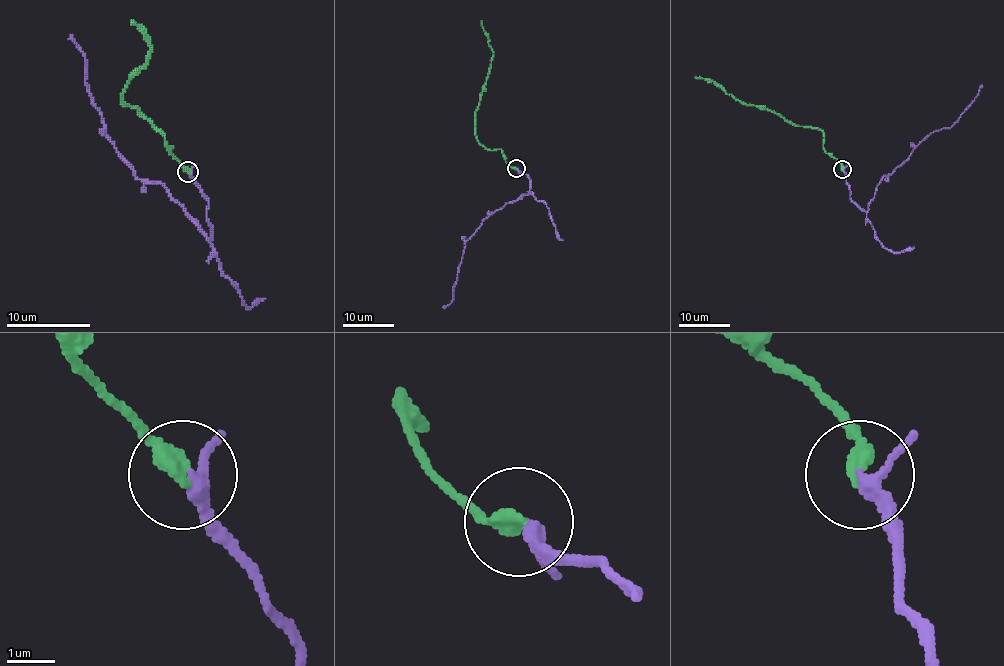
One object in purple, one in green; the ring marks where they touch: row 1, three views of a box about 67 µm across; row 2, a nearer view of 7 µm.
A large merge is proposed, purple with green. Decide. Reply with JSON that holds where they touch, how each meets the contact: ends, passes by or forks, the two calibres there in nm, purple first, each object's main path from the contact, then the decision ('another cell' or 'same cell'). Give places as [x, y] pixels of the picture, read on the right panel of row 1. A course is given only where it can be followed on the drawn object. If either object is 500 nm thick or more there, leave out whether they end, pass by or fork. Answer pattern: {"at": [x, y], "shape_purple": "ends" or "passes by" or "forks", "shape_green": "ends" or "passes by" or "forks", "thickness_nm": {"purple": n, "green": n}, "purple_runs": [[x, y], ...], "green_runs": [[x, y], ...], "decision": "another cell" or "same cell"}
{"at": [842, 169], "shape_purple": "passes by", "shape_green": "ends", "thickness_nm": {"purple": 240, "green": 360}, "purple_runs": [[842, 168], [850, 188], [850, 198], [866, 211], [883, 176], [891, 174], [932, 132], [950, 127], [982, 85]], "green_runs": [[842, 168], [823, 147], [824, 134], [812, 127], [794, 126], [770, 111], [743, 104], [712, 81], [694, 77]], "decision": "same cell"}

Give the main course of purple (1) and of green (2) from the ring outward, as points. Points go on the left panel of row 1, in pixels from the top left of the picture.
1: (190, 171), (208, 202), (210, 240), (169, 192), (139, 179), (106, 135), (85, 81), (85, 58), (70, 35)
2: (187, 171), (171, 154), (162, 135), (123, 102), (131, 77), (143, 66), (152, 49), (141, 28), (131, 22)

